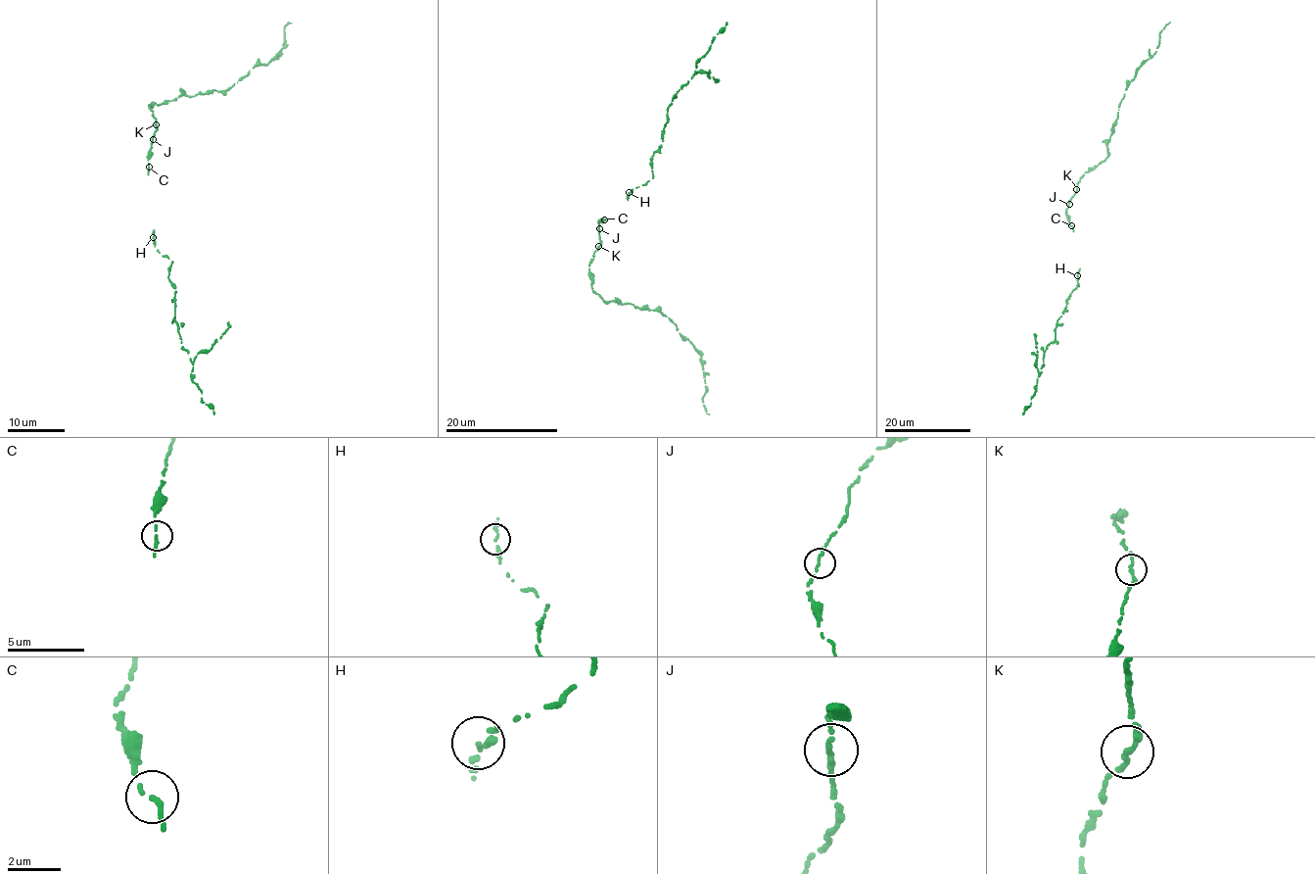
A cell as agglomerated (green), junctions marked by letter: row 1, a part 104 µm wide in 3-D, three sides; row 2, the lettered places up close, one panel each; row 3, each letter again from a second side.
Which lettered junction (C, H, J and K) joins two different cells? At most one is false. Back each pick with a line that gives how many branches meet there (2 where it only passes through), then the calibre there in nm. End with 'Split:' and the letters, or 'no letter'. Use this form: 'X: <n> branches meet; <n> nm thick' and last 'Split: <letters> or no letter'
Split: no letter

